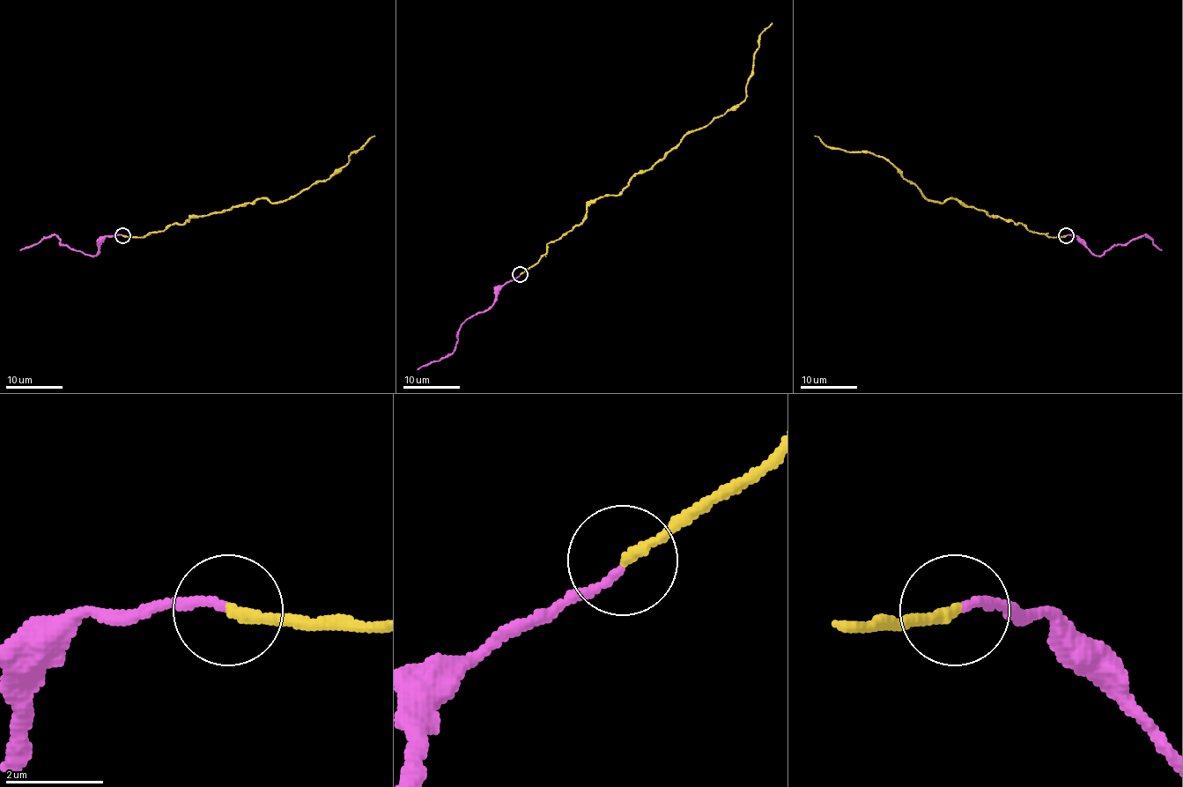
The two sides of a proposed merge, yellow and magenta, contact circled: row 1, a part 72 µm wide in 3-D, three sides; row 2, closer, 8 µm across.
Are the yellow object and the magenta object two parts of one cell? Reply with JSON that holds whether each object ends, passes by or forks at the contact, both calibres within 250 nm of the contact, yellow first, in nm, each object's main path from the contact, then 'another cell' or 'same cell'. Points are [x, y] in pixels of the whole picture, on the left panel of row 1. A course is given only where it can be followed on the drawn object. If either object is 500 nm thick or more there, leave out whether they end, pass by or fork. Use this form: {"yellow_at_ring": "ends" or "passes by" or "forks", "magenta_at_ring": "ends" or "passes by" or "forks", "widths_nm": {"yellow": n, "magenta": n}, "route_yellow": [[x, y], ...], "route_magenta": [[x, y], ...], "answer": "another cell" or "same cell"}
{"yellow_at_ring": "ends", "magenta_at_ring": "ends", "widths_nm": {"yellow": 220, "magenta": 170}, "route_yellow": [[123, 236], [163, 232], [194, 216], [259, 199], [287, 200], [336, 174], [352, 152], [375, 135]], "route_magenta": [[123, 236], [107, 236], [94, 256], [87, 256], [61, 244], [55, 234], [19, 250]], "answer": "same cell"}

